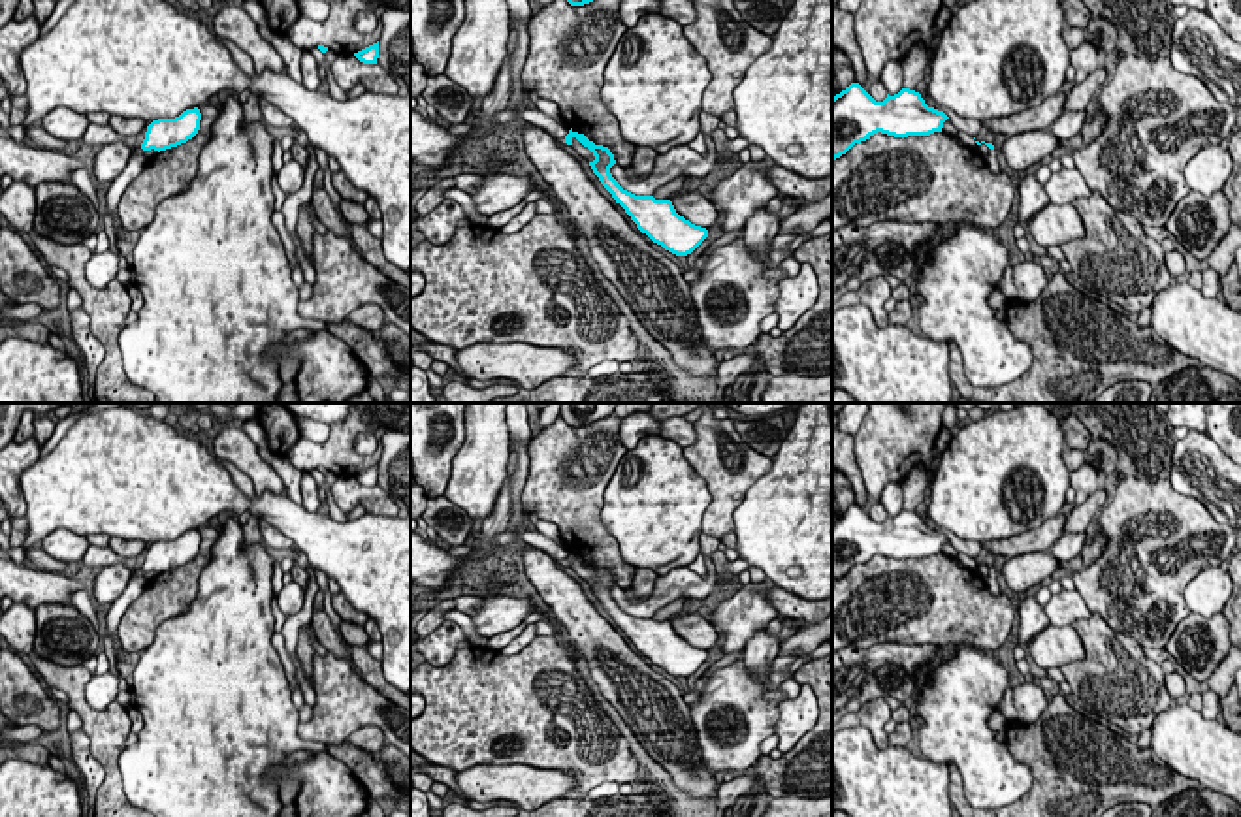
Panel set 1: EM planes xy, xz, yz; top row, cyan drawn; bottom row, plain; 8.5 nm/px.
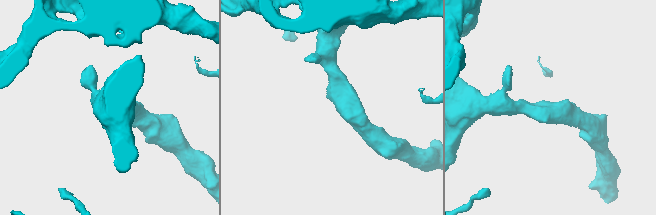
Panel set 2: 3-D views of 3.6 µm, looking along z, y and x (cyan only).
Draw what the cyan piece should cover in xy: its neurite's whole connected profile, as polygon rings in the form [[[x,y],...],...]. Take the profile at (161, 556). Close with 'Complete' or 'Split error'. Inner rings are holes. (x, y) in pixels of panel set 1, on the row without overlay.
[[[194,529],[183,533],[175,540],[158,540],[147,548],[143,565],[132,574],[124,593],[111,604],[105,616],[105,625],[111,638],[117,640],[117,629],[122,614],[126,612],[130,602],[136,601],[145,589],[147,585],[145,574],[151,570],[160,574],[177,569],[181,565],[186,565],[198,555],[200,542],[201,542],[201,535],[198,529]]]. Split error

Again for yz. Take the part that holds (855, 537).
[[[851,505],[832,520],[832,580],[878,553],[894,559],[942,553],[947,540],[943,533],[928,529],[915,512],[902,510],[876,523],[859,505]]]. Complete

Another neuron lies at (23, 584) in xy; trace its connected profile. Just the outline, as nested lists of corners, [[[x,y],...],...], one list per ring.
[[[0,559],[0,614],[4,597],[36,610],[41,604],[72,604],[72,595],[81,589],[85,585],[77,574],[45,572]]]

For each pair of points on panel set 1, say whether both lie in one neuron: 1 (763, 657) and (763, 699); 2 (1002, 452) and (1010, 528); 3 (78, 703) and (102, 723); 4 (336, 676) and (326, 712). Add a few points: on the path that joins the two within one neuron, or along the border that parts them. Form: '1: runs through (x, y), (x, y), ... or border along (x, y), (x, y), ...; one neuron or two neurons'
1: border along (780, 642), (769, 678), (754, 680); two neurons
2: runs through (991, 471), (991, 509); one neuron
3: runs through (83, 708), (96, 721); one neuron
4: runs through (336, 686), (336, 703); one neuron

